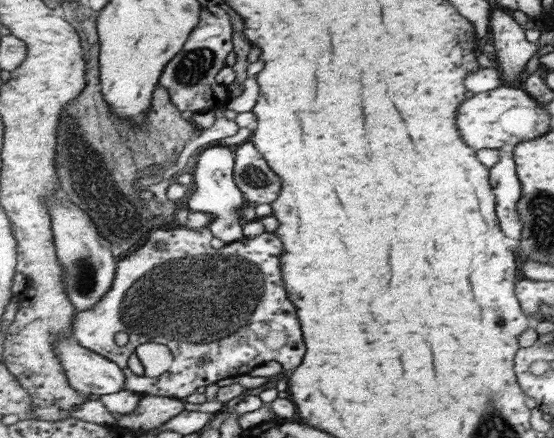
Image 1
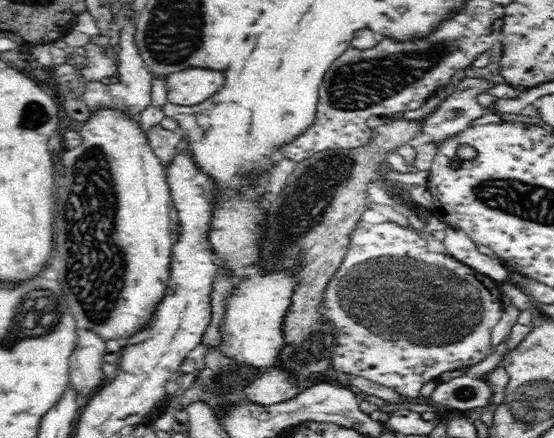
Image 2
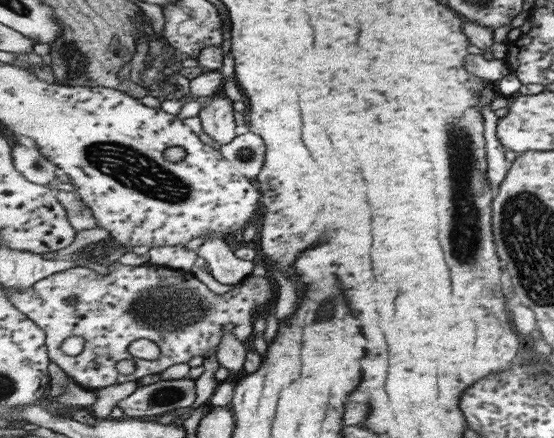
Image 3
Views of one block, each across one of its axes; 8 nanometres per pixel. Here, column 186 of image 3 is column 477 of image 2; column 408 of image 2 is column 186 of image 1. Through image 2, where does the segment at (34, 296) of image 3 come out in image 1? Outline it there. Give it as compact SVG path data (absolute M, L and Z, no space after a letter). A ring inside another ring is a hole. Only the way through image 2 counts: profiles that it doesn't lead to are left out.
M180 226L153 231L139 252L122 256L117 282L112 284L111 290L96 307L77 312L72 330L73 338L88 350L116 362L127 375L125 390L141 395L185 400L201 386L209 387L227 378L249 374L252 368L257 368L264 362L275 360L283 366L283 370L294 370L304 361L307 348L301 332L298 308L288 294L287 283L284 281L284 243L279 235L275 231L265 231L261 236L244 236L241 240L227 243L220 249L211 247L213 236L212 230L207 226L199 230ZM161 243L166 245L164 251L155 249L155 244ZM117 332L133 332L141 340L133 340L127 346L117 346ZM141 342L161 343L169 347L174 354L174 363L170 370L155 378L135 374L128 360L135 354L136 348L141 346Z

